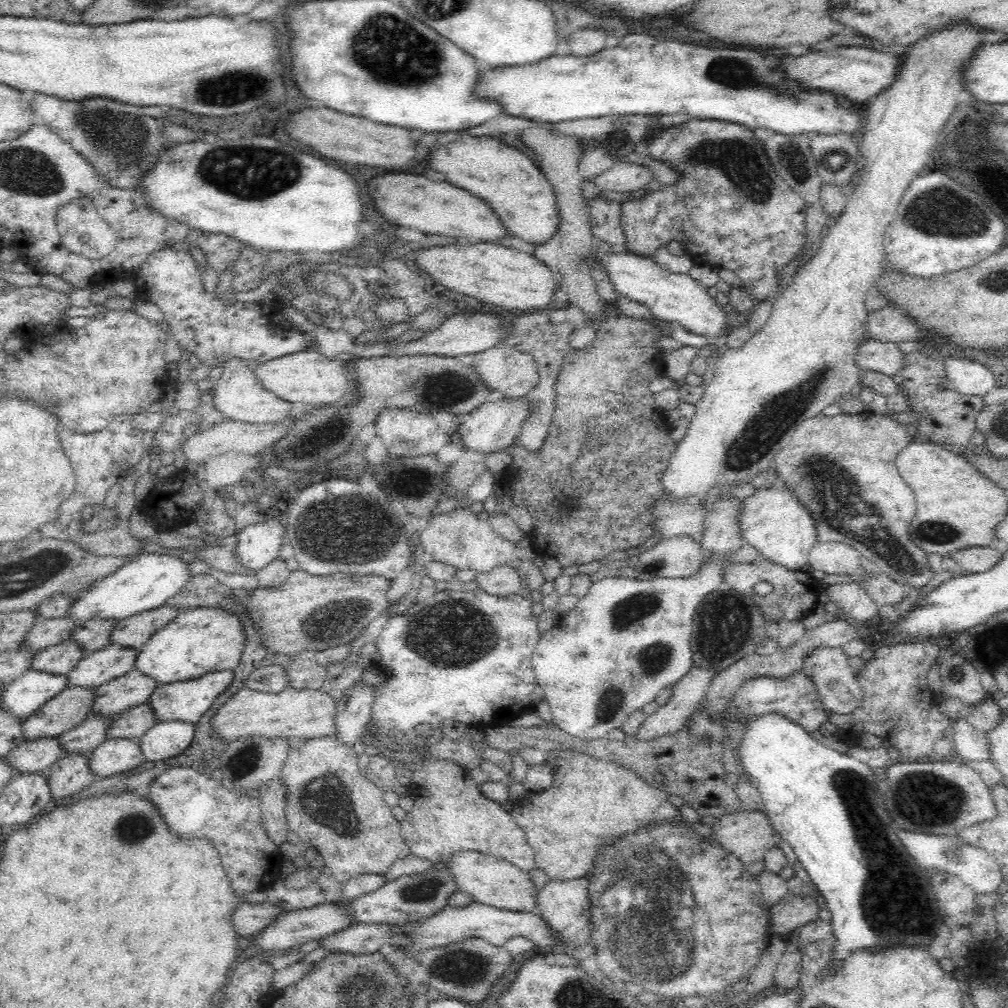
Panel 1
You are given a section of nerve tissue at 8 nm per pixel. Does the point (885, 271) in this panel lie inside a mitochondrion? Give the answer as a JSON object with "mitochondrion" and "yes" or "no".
{"mitochondrion":"no"}

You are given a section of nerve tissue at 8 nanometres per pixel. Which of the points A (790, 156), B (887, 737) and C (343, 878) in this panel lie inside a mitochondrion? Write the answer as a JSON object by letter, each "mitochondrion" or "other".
{"A":"mitochondrion","B":"other","C":"other"}

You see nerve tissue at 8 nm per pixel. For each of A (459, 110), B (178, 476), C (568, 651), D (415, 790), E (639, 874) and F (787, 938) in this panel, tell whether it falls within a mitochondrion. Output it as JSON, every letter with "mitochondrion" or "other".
{"A":"other","B":"other","C":"other","D":"other","E":"mitochondrion","F":"other"}

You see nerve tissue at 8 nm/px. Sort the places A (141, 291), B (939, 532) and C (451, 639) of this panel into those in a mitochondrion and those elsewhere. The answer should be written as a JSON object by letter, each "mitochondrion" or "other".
{"A":"other","B":"mitochondrion","C":"mitochondrion"}

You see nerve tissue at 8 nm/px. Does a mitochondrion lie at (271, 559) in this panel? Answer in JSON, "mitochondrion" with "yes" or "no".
{"mitochondrion":"no"}

